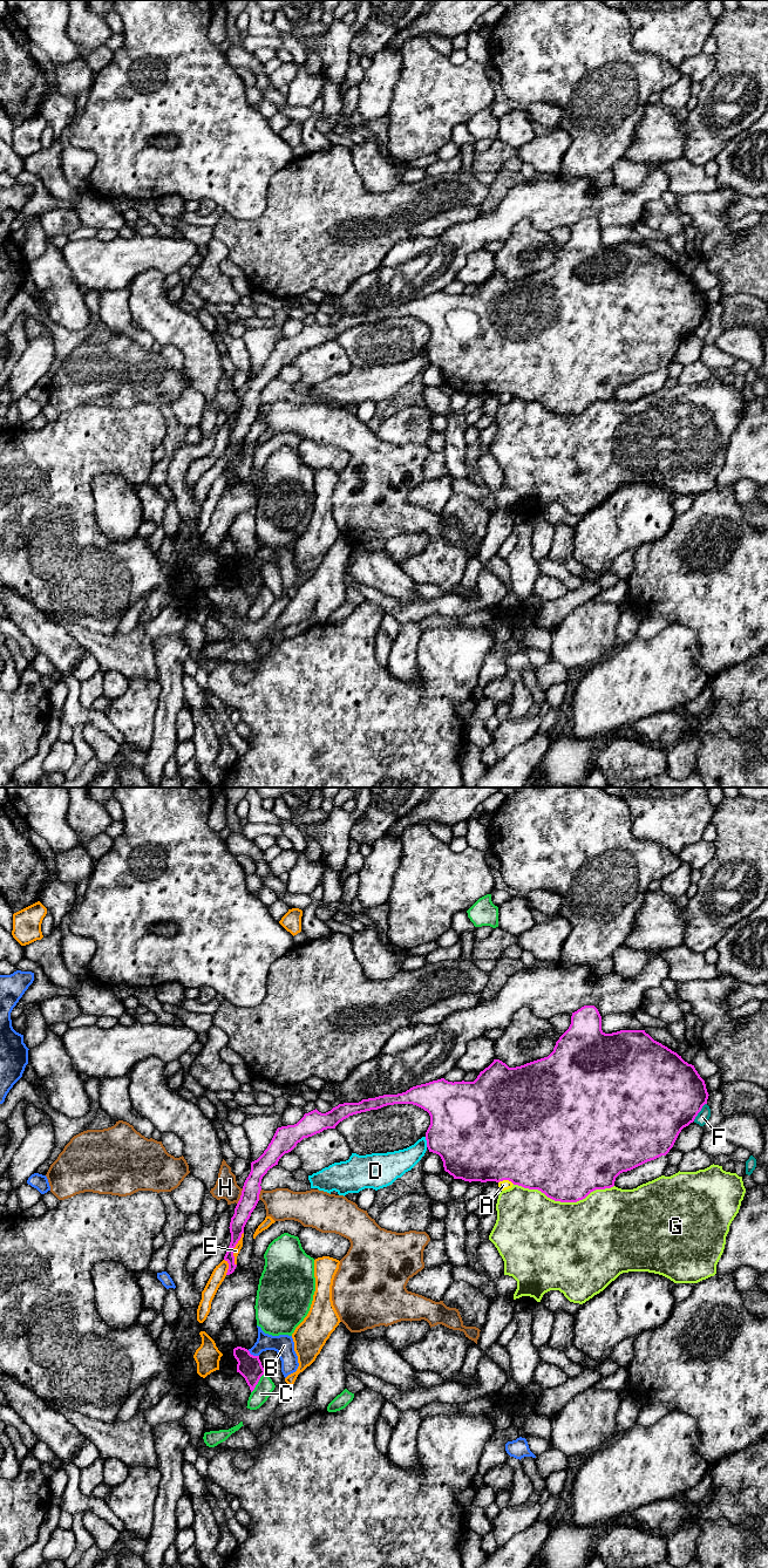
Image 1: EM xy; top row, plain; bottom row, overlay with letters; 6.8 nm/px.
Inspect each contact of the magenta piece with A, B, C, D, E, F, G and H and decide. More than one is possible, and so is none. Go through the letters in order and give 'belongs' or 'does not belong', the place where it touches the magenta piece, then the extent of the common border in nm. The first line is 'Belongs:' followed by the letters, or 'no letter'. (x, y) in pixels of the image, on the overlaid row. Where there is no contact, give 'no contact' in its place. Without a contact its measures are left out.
Belongs: no letter
A: does not belong; contact xy (507, 1179); length 110 nm
B: does not belong; contact xy (252, 1355); length 90 nm
C: does not belong; contact xy (257, 1383); length 170 nm
D: does not belong; contact xy (427, 1142); length 70 nm
E: does not belong; contact xy (233, 1247); length 240 nm
F: does not belong; contact xy (699, 1111); length 160 nm
G: does not belong; contact xy (564, 1201); length 700 nm
H: does not belong; contact xy (240, 1197); length 120 nm

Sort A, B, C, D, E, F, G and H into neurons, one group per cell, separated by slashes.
A / B / C / D / E / F / G / H

